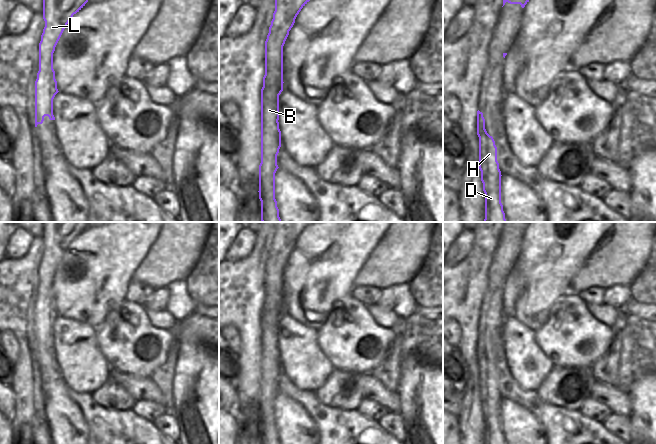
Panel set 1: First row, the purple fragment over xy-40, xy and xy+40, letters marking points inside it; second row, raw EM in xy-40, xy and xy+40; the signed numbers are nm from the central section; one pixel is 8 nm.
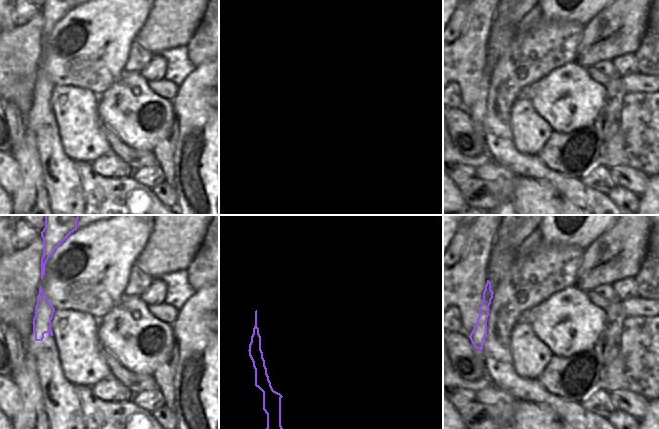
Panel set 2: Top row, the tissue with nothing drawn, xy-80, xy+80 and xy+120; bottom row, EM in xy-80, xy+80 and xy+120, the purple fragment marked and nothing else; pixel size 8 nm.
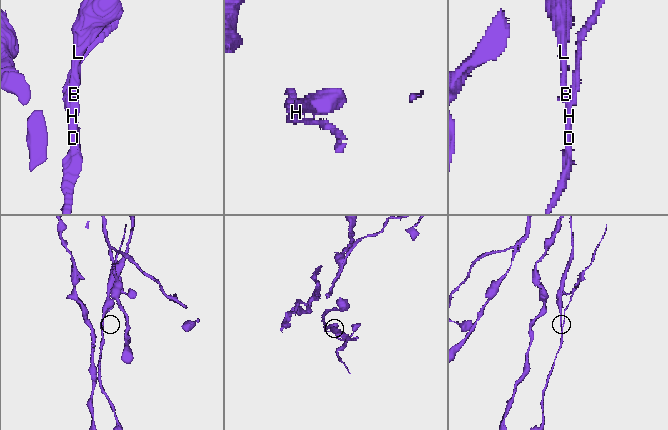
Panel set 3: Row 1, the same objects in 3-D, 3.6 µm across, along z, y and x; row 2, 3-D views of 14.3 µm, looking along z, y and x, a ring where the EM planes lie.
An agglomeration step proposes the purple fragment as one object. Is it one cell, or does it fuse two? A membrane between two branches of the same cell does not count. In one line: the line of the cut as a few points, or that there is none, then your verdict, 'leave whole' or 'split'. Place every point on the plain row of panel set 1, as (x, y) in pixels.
cut in xy along (261, 357), (275, 356), (280, 362); split

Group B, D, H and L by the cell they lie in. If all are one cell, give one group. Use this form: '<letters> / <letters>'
B L / D H

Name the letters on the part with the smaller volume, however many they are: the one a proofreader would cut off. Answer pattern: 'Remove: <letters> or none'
Remove: B, L

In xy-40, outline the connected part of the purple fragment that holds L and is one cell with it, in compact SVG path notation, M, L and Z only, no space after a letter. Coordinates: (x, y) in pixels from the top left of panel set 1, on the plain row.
M43 222L45 251L39 267L39 295L35 305L35 351L43 347L45 340L55 344L53 323L59 315L53 293L53 277L65 251L88 223Z

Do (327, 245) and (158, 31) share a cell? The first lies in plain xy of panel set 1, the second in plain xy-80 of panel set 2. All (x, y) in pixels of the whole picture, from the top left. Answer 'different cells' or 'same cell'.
different cells

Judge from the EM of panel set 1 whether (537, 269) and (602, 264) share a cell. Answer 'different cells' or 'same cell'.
different cells

